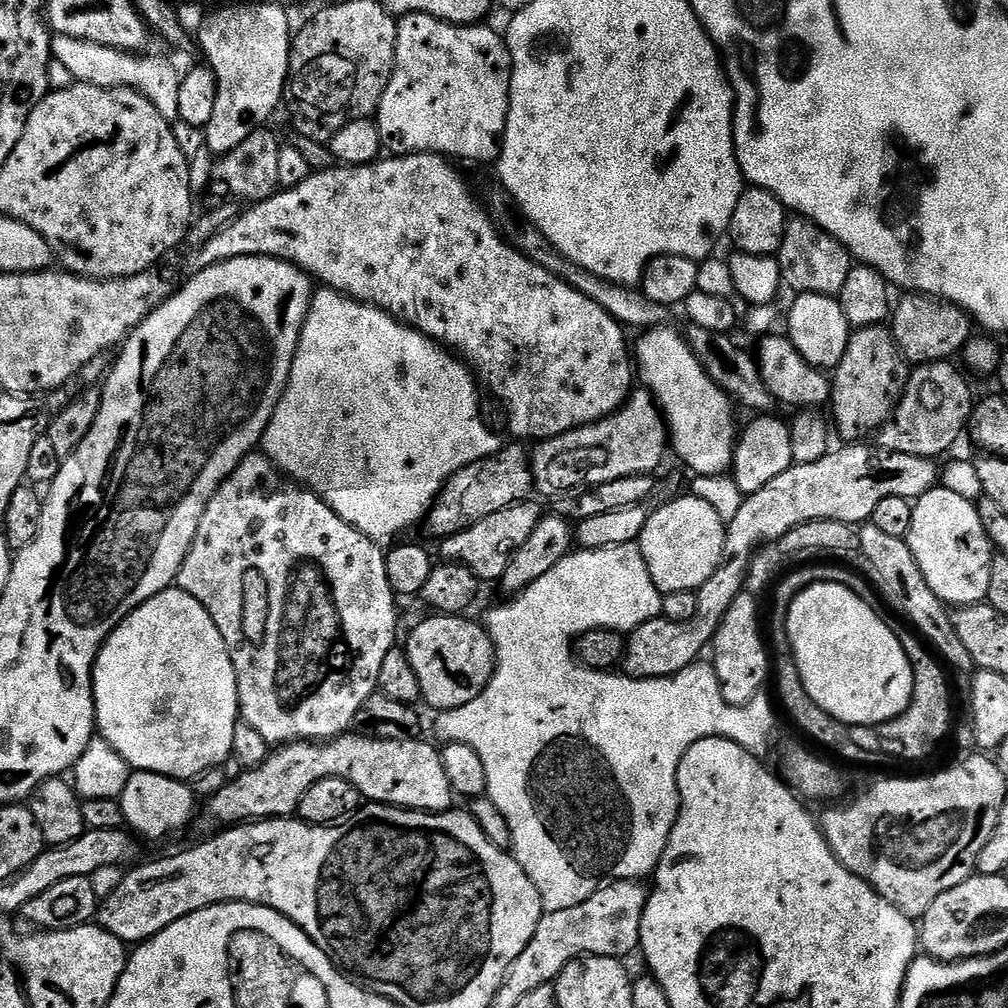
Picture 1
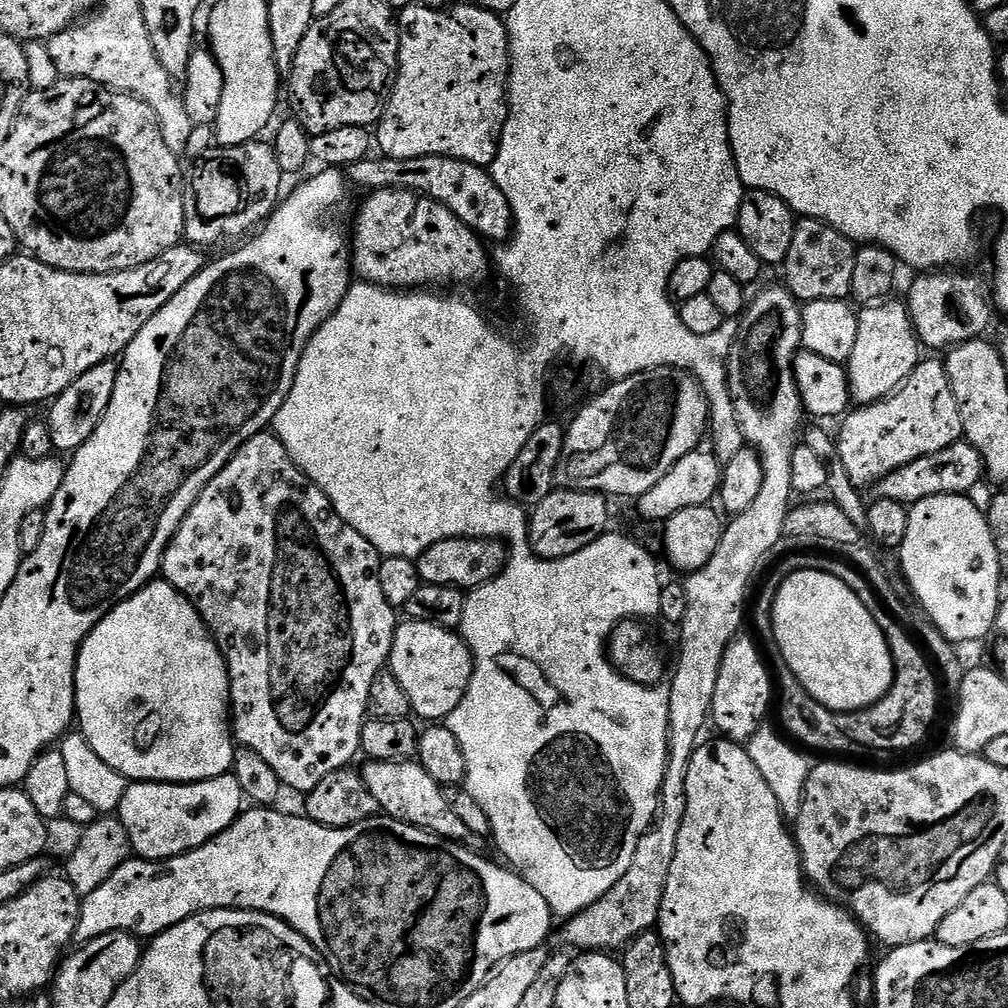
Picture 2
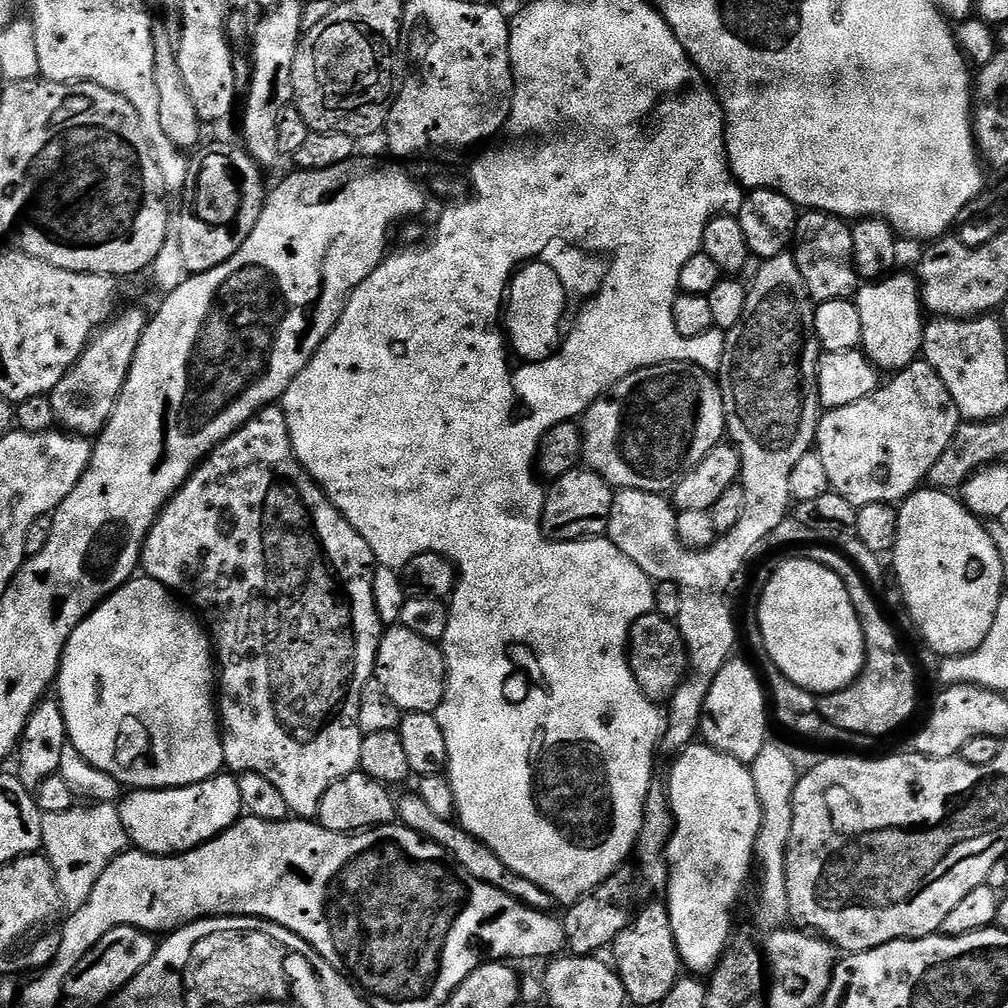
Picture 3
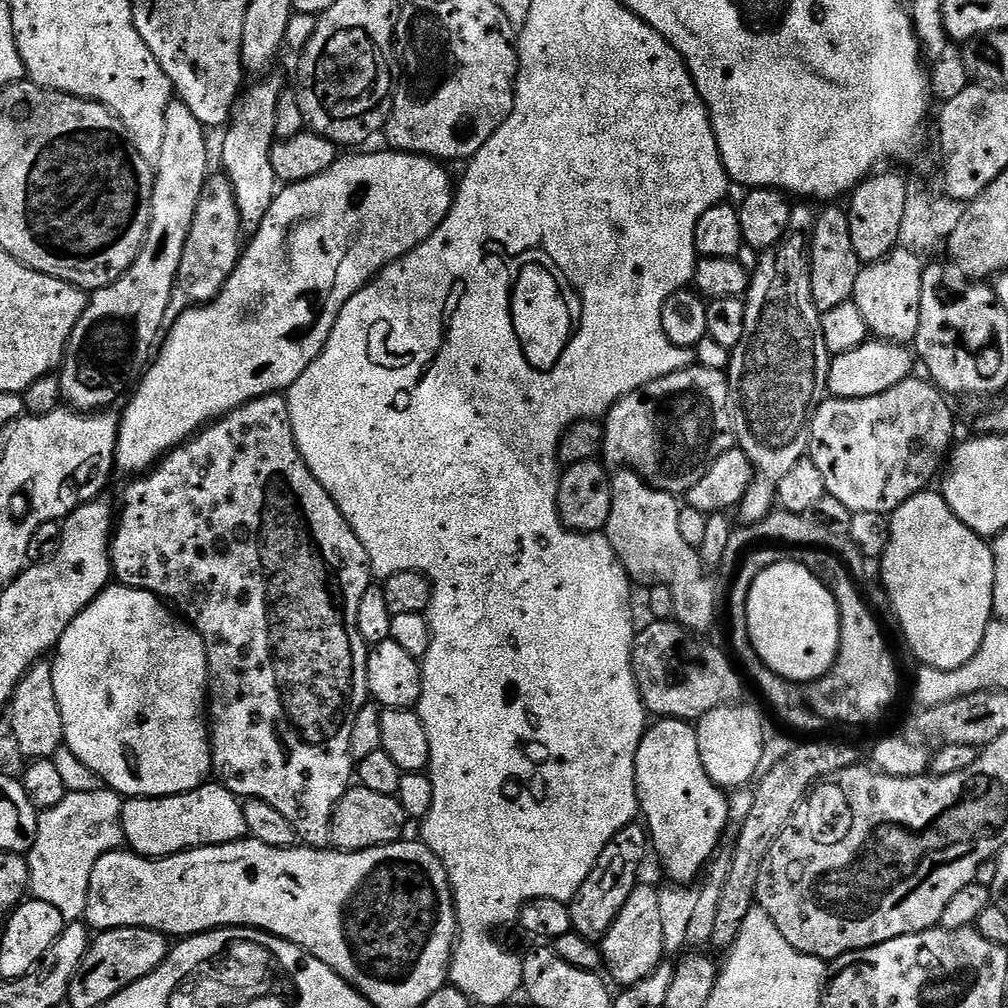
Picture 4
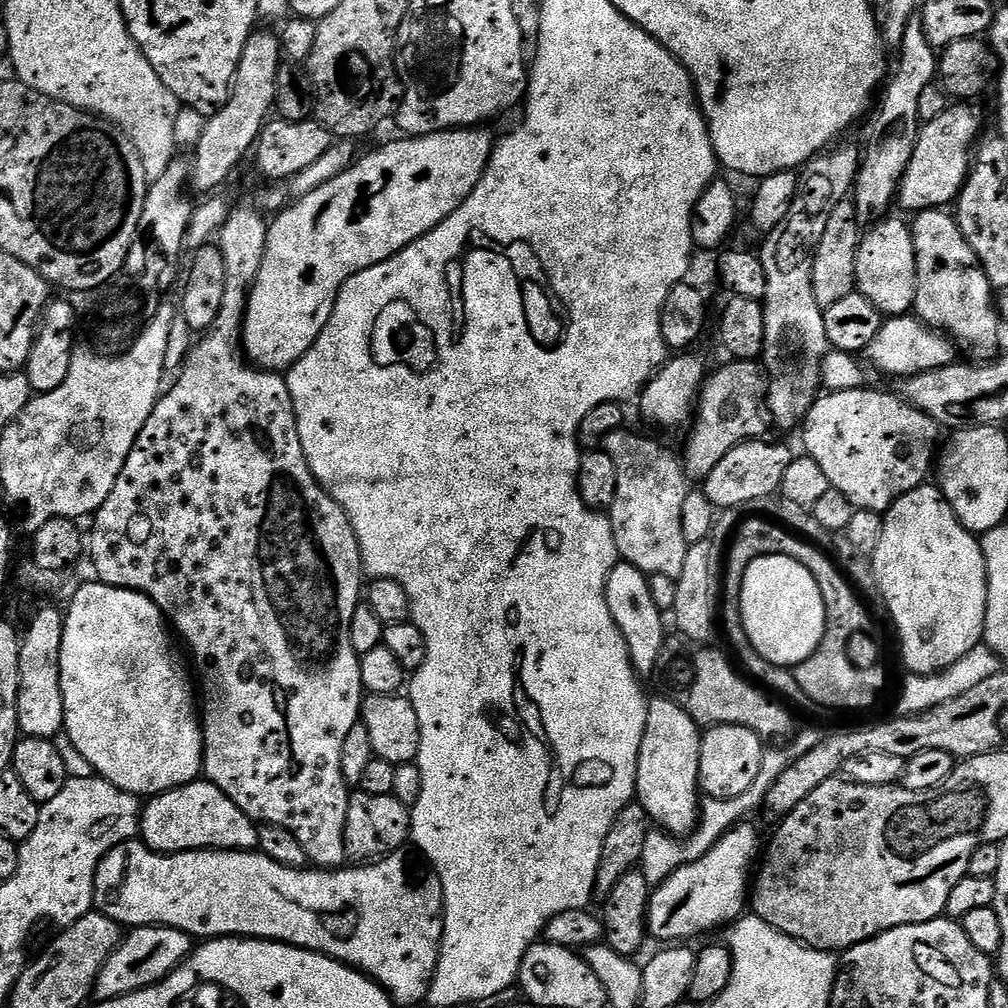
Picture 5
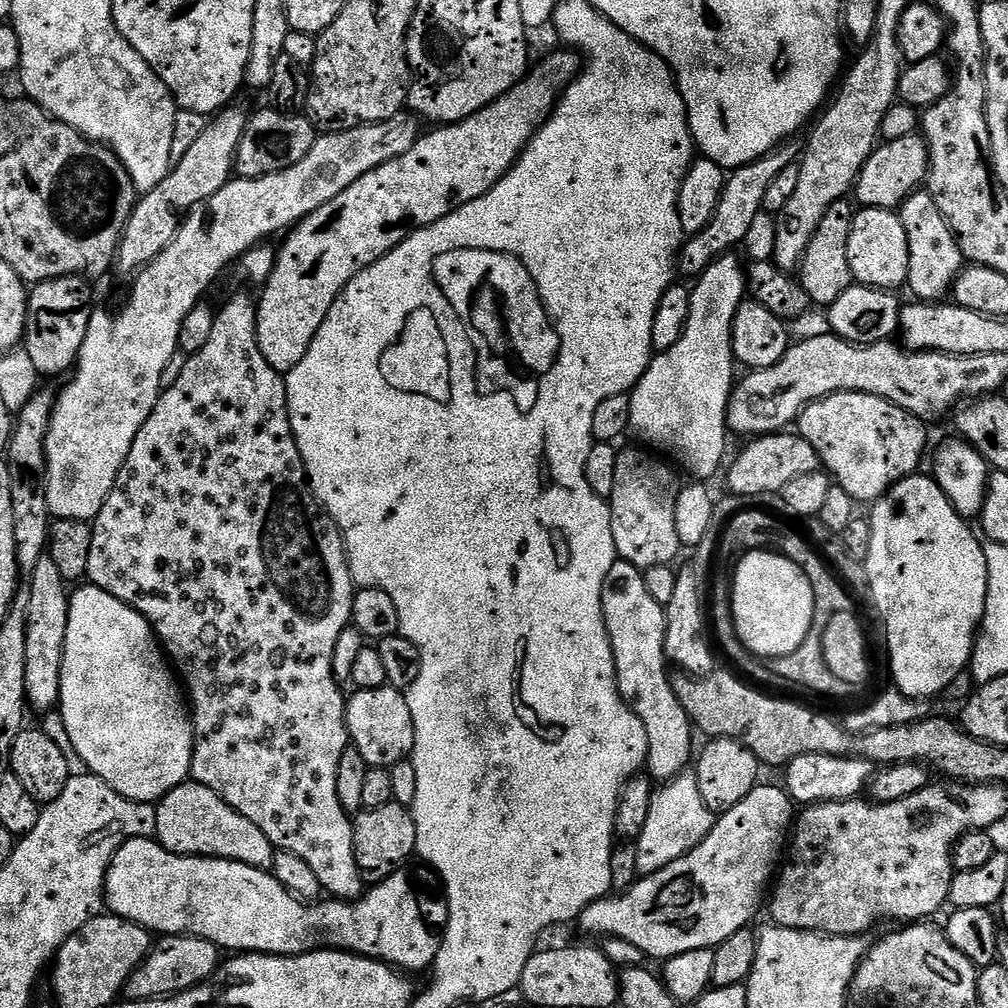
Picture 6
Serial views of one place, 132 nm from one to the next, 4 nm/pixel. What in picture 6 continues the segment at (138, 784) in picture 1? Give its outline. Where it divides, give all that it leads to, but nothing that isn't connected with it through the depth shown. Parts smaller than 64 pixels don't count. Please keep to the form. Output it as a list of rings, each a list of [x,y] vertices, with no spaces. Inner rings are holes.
[[[185,782],[170,790],[156,804],[155,839],[166,850],[179,856],[215,856],[217,860],[237,860],[246,866],[271,869],[274,849],[270,838],[242,818],[214,790],[195,782]]]

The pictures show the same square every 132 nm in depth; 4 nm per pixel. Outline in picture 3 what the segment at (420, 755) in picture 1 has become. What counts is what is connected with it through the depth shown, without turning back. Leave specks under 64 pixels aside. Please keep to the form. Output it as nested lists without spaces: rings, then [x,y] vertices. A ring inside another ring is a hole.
[[[420,795],[399,797],[398,820],[404,827],[414,830],[424,839],[432,840],[438,846],[442,846],[442,850],[448,852],[448,855],[460,865],[460,869],[466,874],[478,878],[478,882],[486,882],[490,886],[502,890],[502,894],[510,894],[510,898],[514,898],[518,903],[530,906],[539,912],[551,913],[553,911],[554,901],[549,892],[542,890],[542,886],[534,886],[534,882],[522,878],[522,874],[514,874],[514,870],[510,870],[506,866],[506,862],[502,862],[502,858],[498,858],[498,854],[494,854],[481,840],[475,840],[460,827],[459,823],[437,818],[426,807],[426,802],[422,802]]]

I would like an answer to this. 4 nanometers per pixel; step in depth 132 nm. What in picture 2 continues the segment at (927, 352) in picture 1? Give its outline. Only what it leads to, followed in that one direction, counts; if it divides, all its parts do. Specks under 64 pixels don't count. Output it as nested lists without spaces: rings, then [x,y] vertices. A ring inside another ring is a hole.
[[[933,270],[917,275],[917,280],[908,288],[906,303],[908,313],[912,319],[912,329],[916,332],[921,345],[928,348],[944,348],[951,350],[958,344],[965,344],[971,340],[979,340],[985,335],[984,331],[992,324],[994,313],[994,296],[990,291],[990,284],[980,276],[975,276],[968,270]]]

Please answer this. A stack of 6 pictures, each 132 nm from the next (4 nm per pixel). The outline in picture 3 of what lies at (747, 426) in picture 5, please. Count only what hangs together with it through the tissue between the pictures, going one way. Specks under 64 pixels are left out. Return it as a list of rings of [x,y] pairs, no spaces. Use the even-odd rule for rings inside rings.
[[[659,364],[658,366],[643,368],[637,372],[631,372],[626,378],[622,378],[613,388],[608,389],[604,395],[600,396],[588,407],[587,412],[582,417],[582,431],[584,433],[583,463],[591,471],[597,472],[607,484],[611,484],[613,489],[633,488],[643,492],[668,494],[676,489],[680,479],[690,469],[698,466],[698,462],[702,462],[702,458],[706,458],[706,454],[710,454],[710,450],[714,450],[714,446],[718,446],[725,439],[726,409],[724,407],[724,399],[722,398],[722,390],[717,377],[713,373],[704,372],[701,368],[697,368],[695,364]]]

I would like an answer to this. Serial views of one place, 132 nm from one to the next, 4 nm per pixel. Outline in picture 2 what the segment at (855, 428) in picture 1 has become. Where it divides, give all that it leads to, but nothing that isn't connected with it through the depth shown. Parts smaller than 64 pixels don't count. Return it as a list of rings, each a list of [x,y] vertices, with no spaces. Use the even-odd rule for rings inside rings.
[[[892,303],[867,305],[858,316],[858,342],[854,342],[854,354],[850,354],[846,367],[851,399],[860,406],[885,400],[892,395],[922,359],[922,345],[912,329],[907,303]]]

